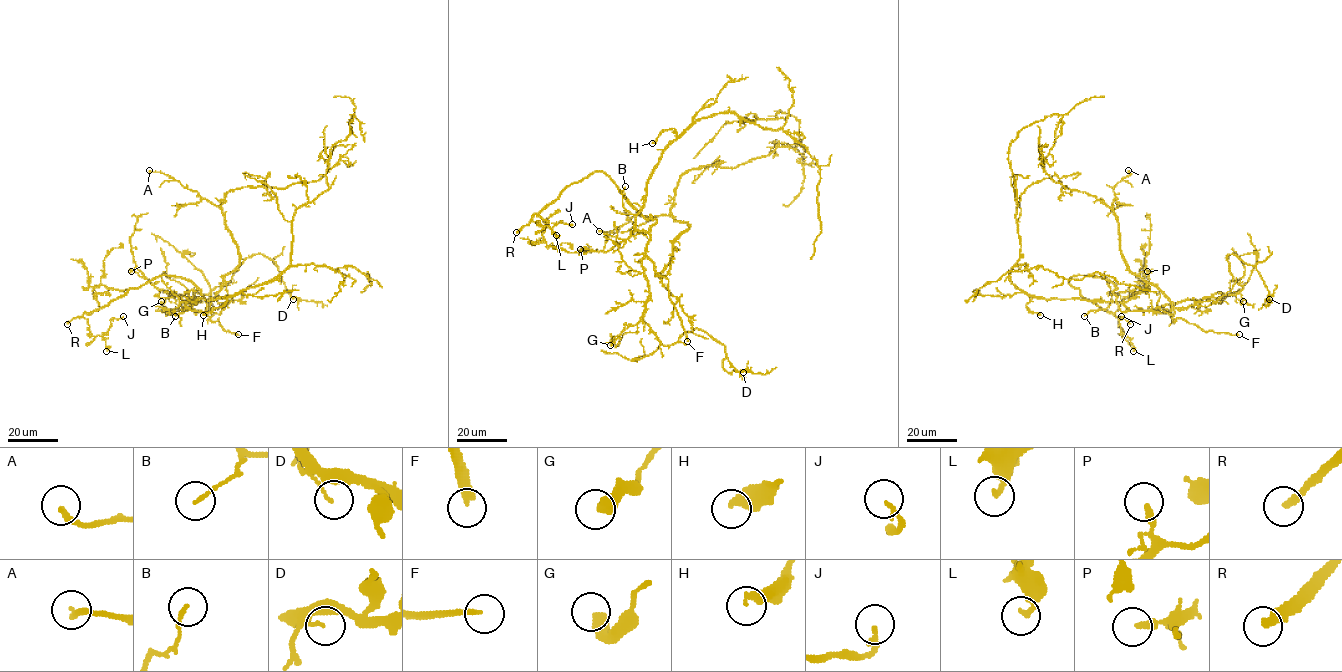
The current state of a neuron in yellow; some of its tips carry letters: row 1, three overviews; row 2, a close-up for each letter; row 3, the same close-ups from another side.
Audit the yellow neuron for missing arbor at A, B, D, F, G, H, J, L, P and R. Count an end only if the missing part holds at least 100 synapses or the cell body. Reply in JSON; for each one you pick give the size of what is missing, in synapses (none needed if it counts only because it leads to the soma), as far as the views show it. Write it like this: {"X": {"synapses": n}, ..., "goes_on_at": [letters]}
{"R": {"synapses": 350}, "goes_on_at": ["F", "R"]}

